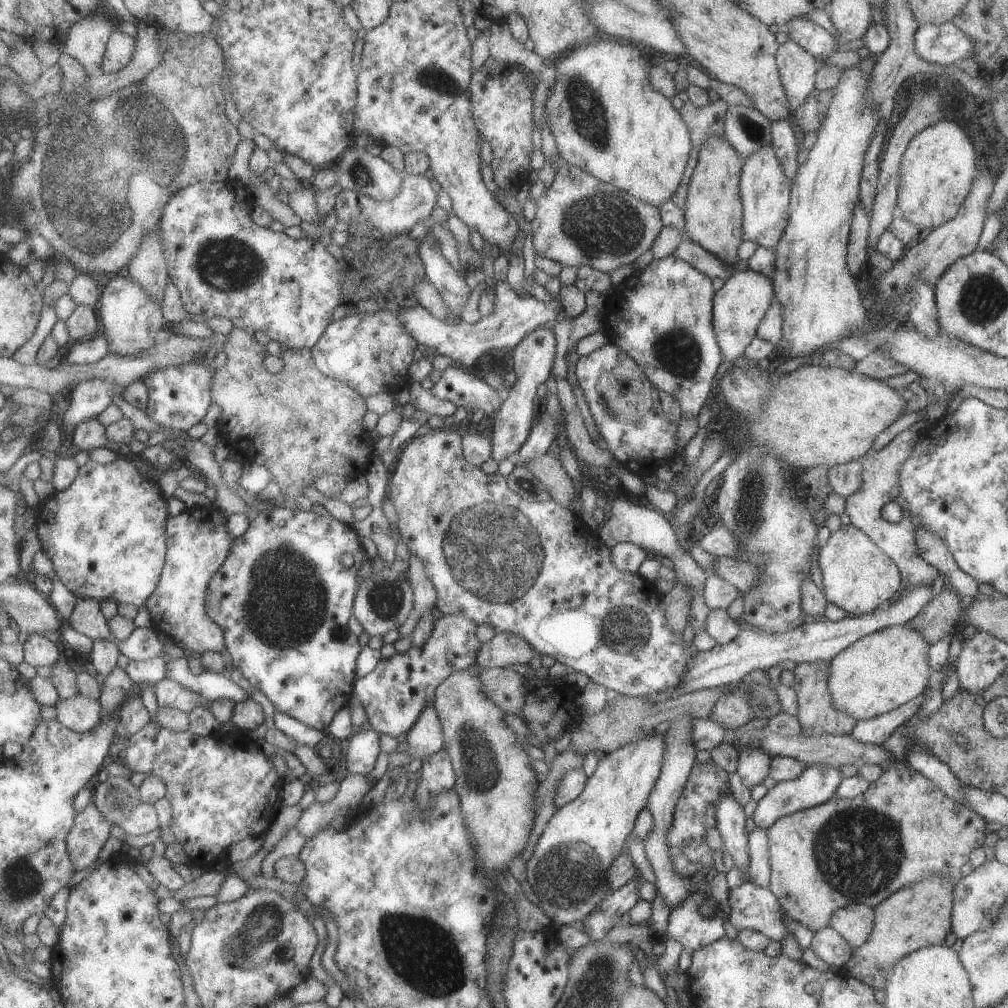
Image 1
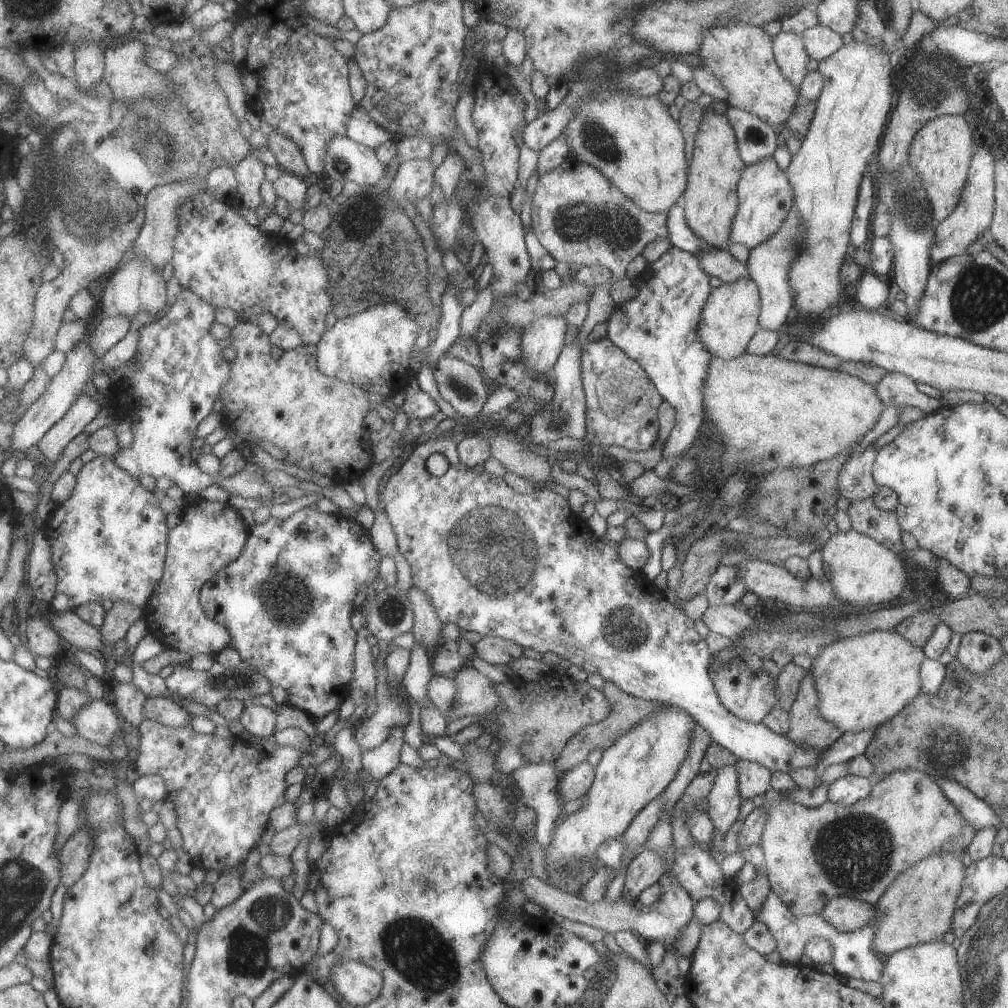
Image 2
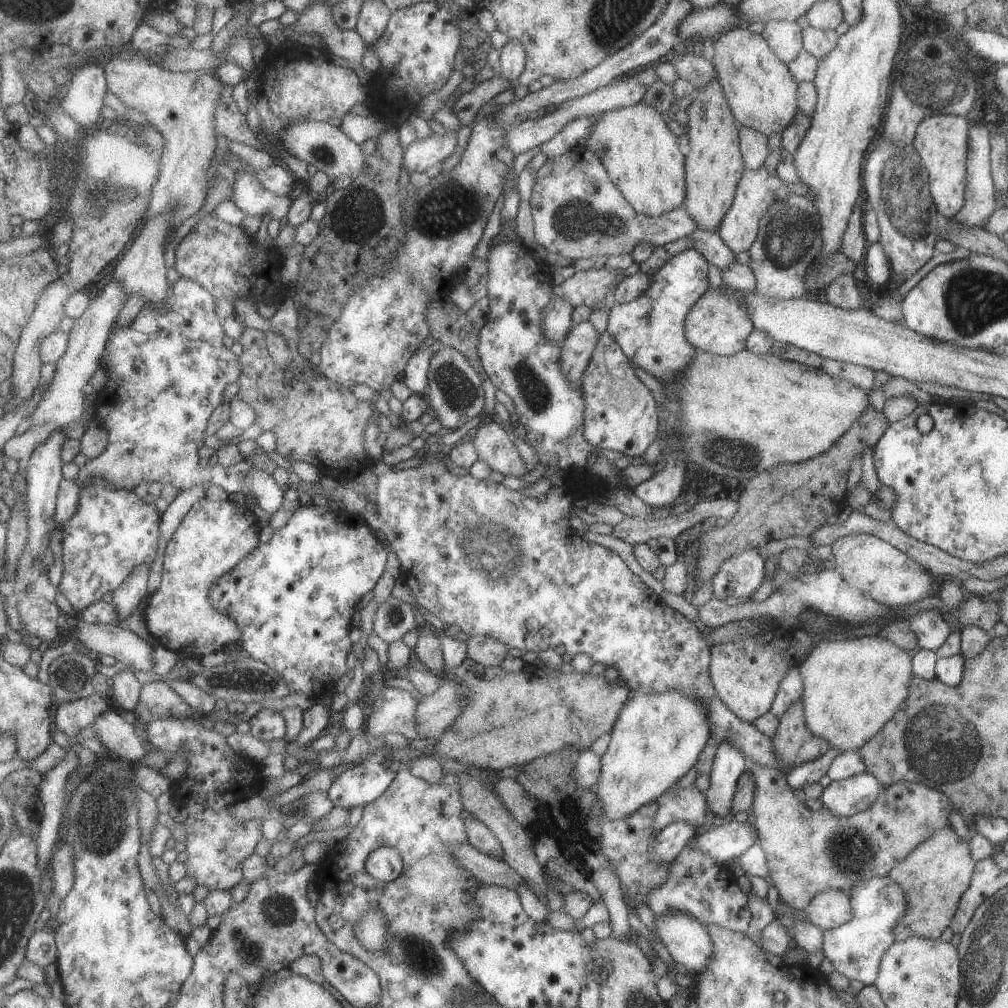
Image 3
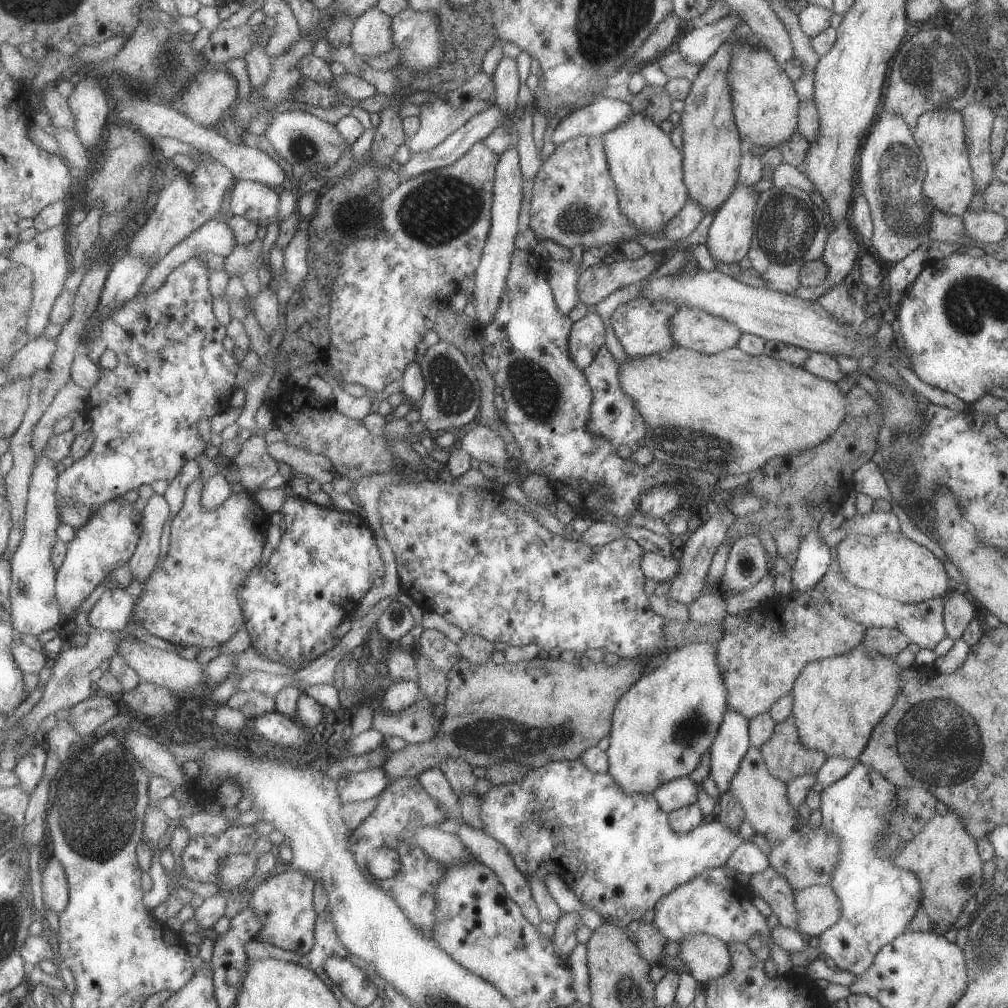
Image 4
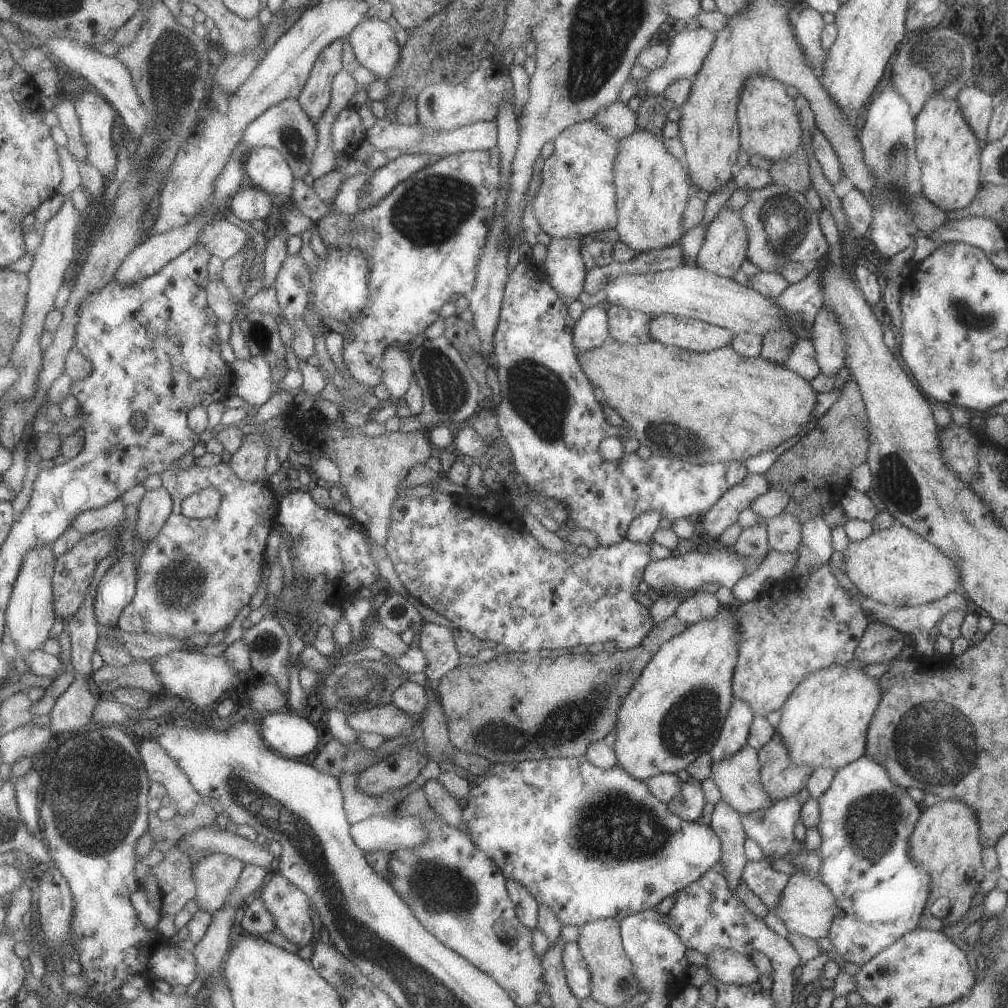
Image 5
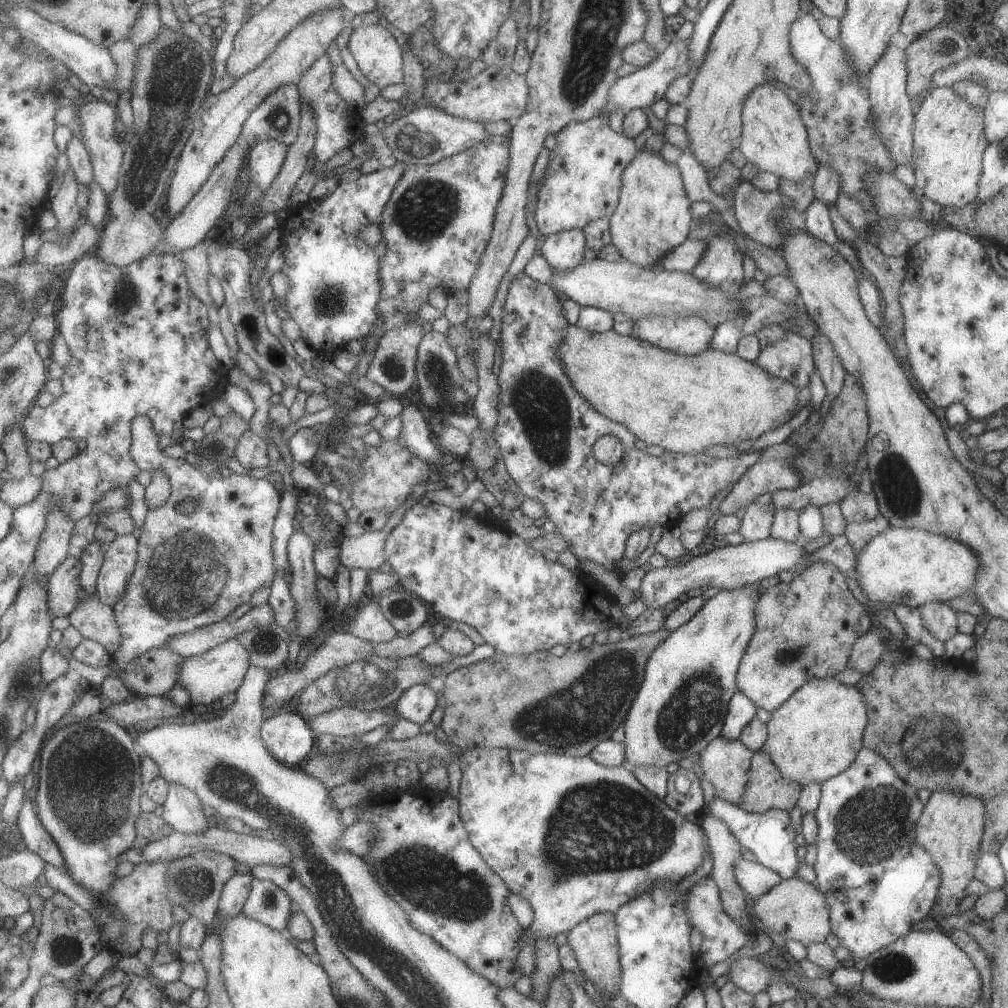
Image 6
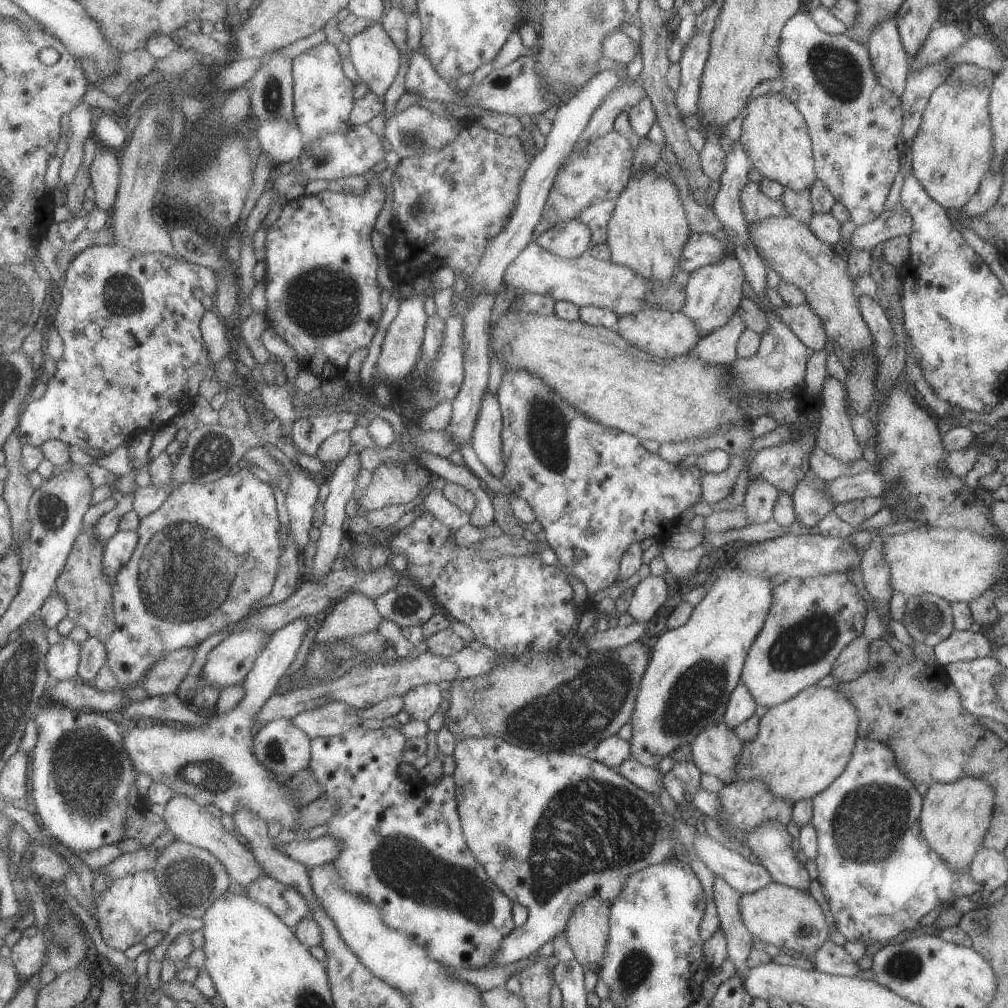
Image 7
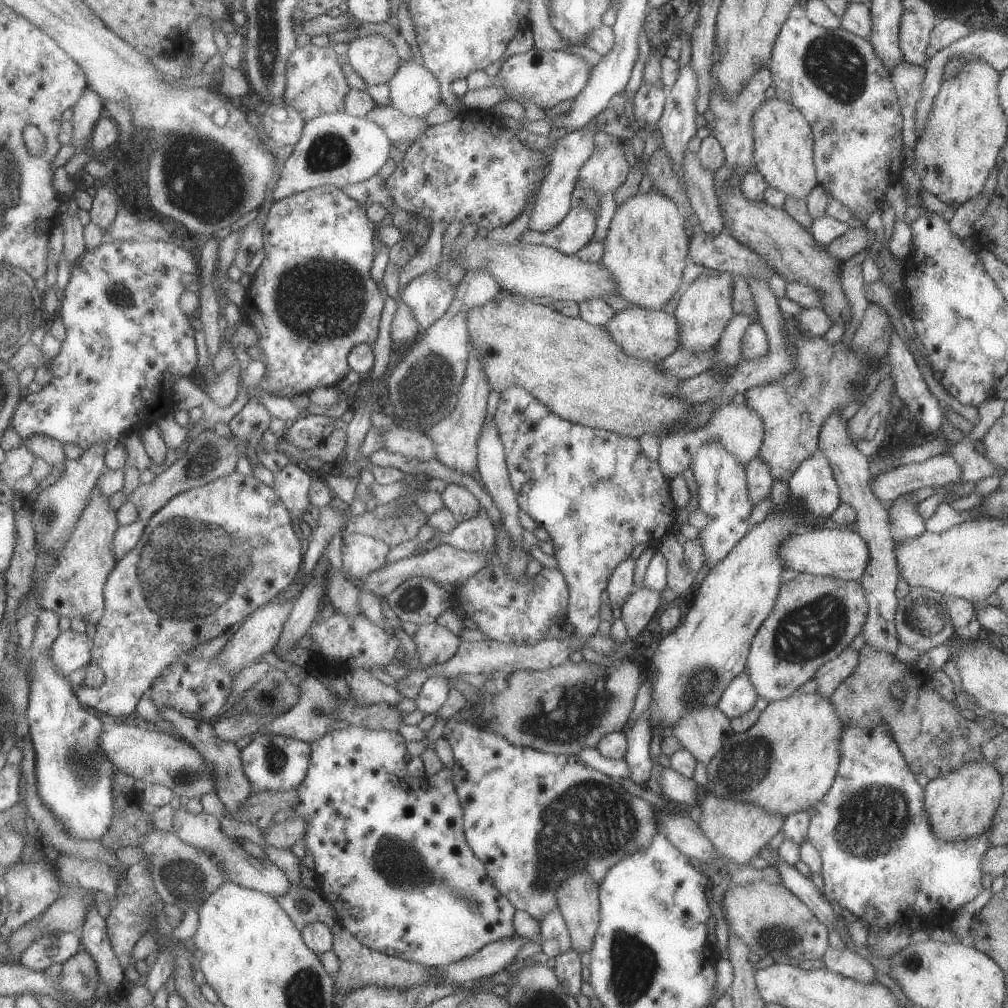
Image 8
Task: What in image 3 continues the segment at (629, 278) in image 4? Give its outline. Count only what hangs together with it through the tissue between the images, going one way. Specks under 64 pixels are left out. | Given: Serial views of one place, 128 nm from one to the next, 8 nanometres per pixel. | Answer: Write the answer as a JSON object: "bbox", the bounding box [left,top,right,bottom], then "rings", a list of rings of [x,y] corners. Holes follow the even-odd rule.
{"bbox":[554,269,621,307],"rings":[[[589,269],[586,271],[575,272],[572,277],[569,277],[561,285],[554,286],[554,296],[564,297],[574,307],[593,307],[596,302],[603,300],[609,286],[611,284],[617,284],[621,278],[619,270],[607,270],[603,269]]]}

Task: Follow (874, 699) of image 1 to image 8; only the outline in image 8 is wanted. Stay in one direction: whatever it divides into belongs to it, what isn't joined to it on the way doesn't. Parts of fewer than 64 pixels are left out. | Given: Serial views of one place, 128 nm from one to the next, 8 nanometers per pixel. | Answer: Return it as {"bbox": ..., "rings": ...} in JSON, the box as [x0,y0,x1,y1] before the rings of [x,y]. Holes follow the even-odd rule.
{"bbox":[706,690,842,817],"rings":[[[817,690],[814,693],[797,692],[790,697],[768,702],[758,714],[755,724],[724,740],[721,750],[708,762],[706,772],[709,782],[706,791],[719,798],[753,803],[767,812],[784,817],[792,812],[809,811],[812,804],[825,796],[833,782],[840,761],[838,740],[842,728],[833,703]]]}

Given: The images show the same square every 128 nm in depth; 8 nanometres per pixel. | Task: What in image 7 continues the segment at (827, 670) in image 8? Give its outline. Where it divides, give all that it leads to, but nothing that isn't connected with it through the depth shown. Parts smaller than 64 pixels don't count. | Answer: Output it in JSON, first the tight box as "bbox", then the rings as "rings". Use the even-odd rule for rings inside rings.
{"bbox":[831,635,869,681],"rings":[[[863,635],[855,637],[834,660],[831,675],[841,681],[854,681],[861,676],[869,666],[868,663],[868,642]]]}

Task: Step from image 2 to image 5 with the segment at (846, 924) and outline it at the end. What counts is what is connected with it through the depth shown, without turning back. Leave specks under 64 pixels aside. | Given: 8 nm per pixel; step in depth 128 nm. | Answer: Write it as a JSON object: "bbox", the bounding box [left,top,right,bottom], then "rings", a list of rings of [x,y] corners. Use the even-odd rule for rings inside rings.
{"bbox":[771,873,838,940],"rings":[[[800,873],[789,876],[785,888],[779,896],[777,908],[771,910],[787,929],[789,934],[805,936],[812,940],[819,940],[827,937],[831,920],[838,913],[837,906],[834,904],[833,894],[829,888],[825,887],[818,879],[807,878]]]}

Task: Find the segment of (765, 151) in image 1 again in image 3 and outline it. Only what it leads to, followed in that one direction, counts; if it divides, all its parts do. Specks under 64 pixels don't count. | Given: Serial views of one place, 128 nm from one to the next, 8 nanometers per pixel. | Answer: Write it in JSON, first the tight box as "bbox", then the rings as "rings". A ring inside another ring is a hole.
{"bbox":[717,167,808,254],"rings":[[[764,167],[758,169],[744,169],[739,178],[731,206],[723,215],[719,223],[717,234],[722,238],[726,247],[734,254],[748,250],[755,240],[758,231],[760,216],[774,203],[782,201],[791,195],[808,195],[806,186],[801,183],[784,183],[774,170],[766,170]]]}

